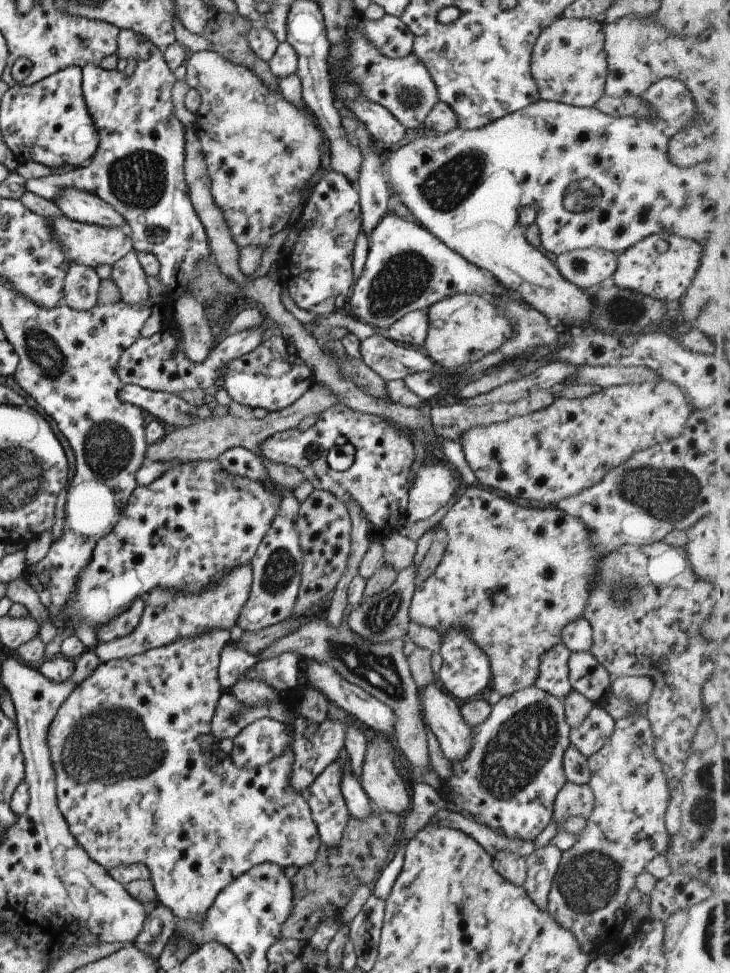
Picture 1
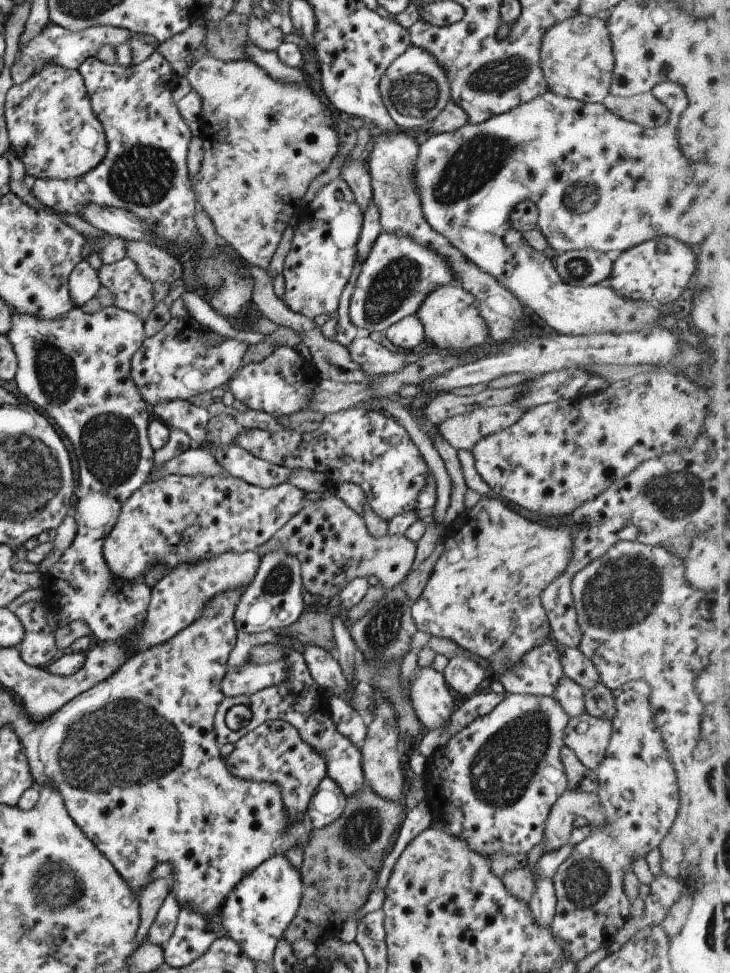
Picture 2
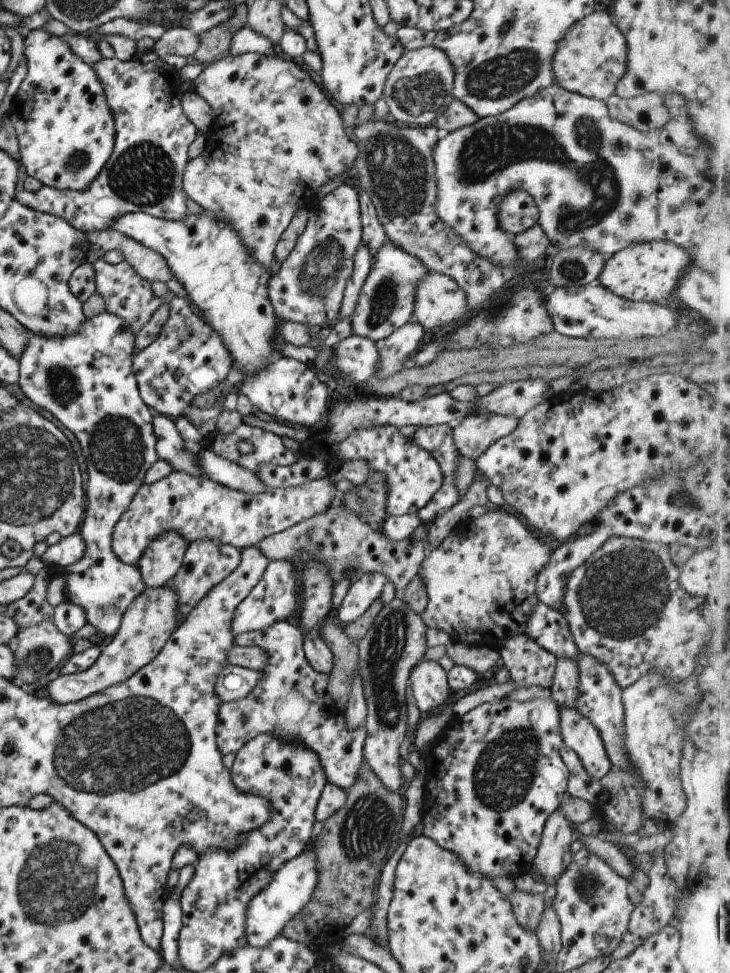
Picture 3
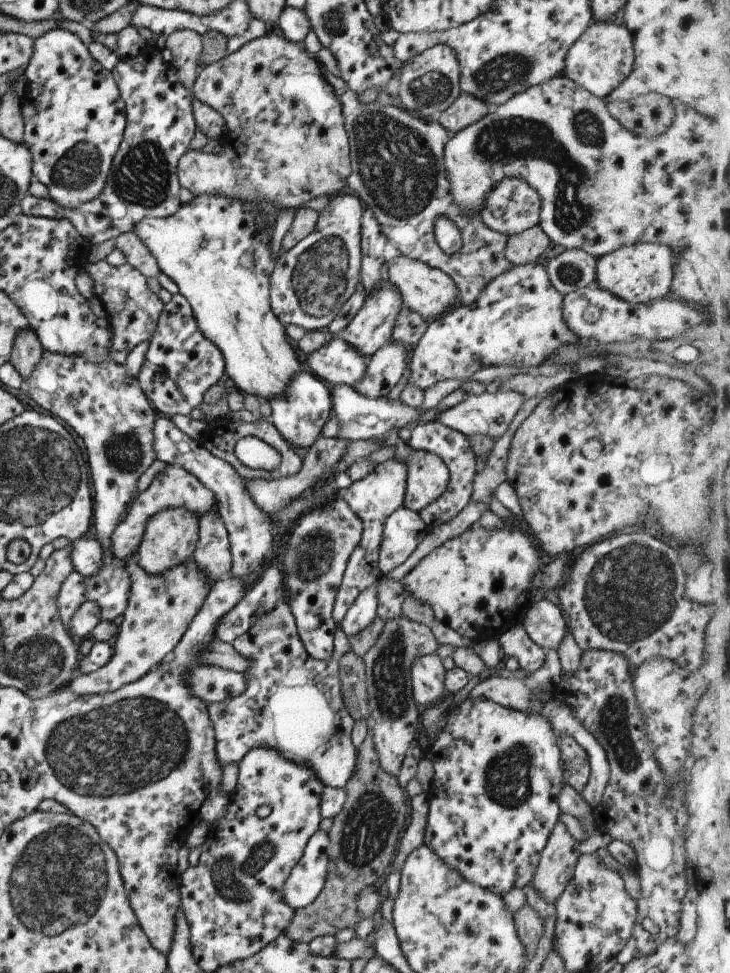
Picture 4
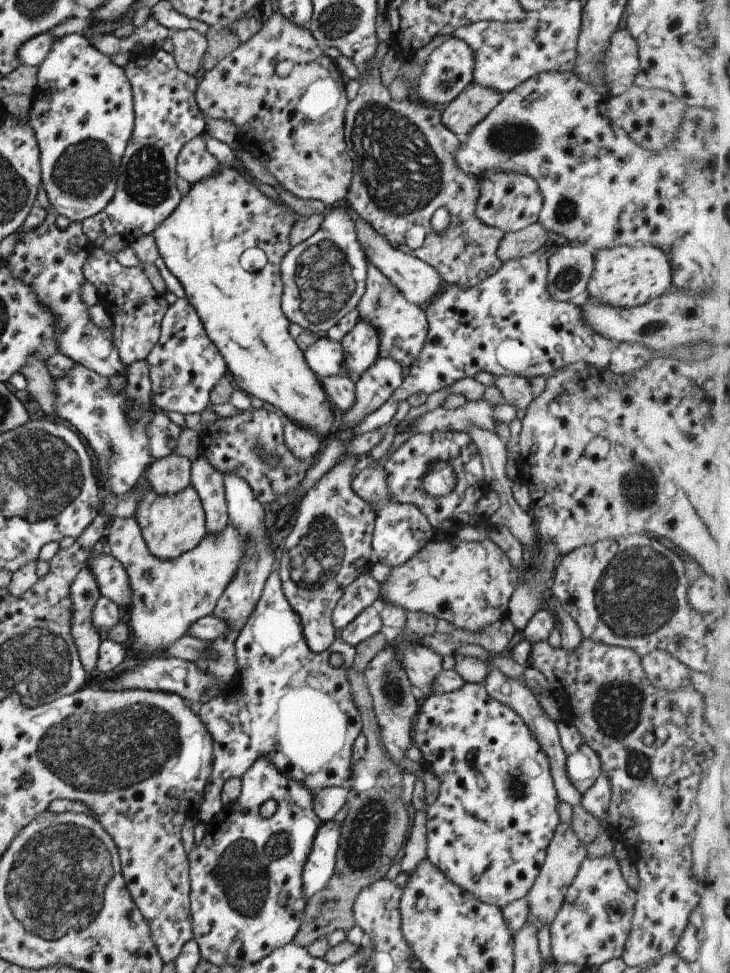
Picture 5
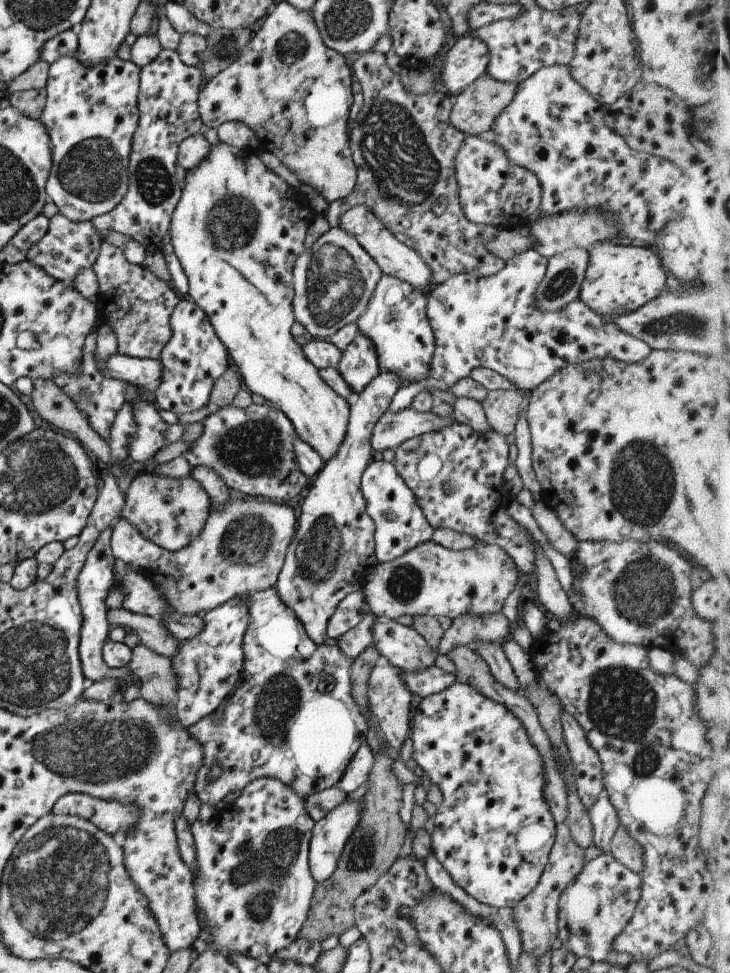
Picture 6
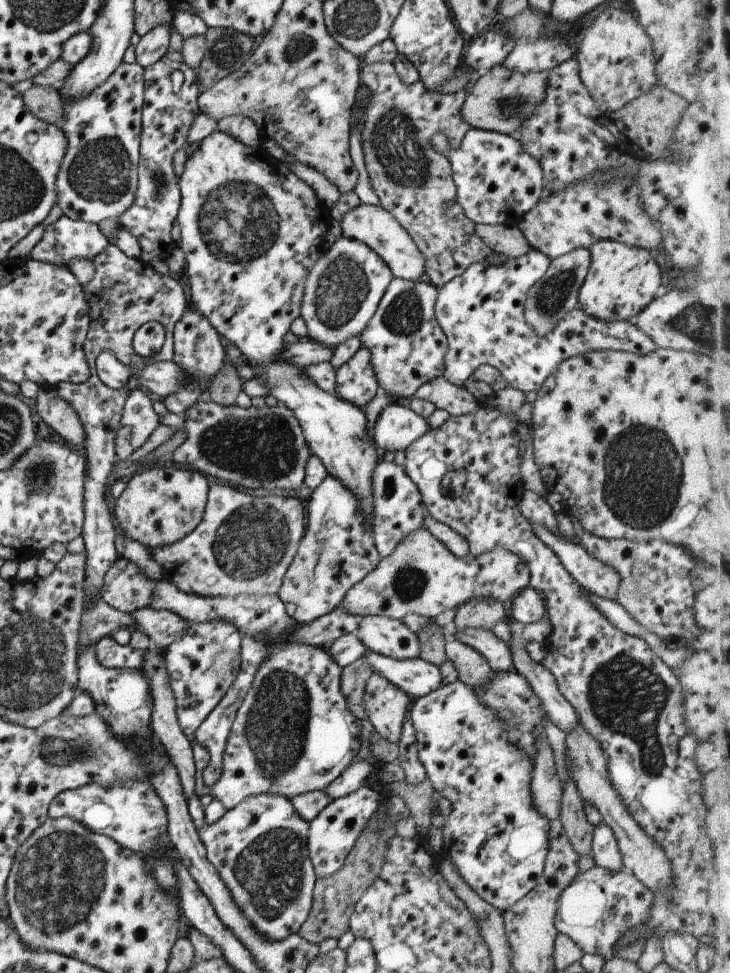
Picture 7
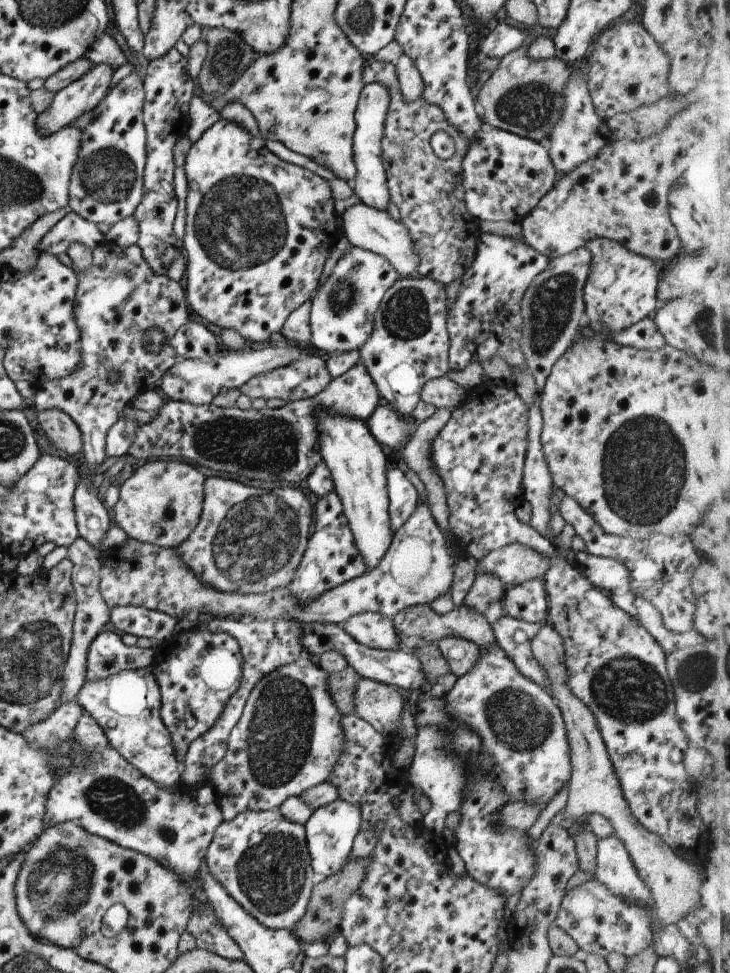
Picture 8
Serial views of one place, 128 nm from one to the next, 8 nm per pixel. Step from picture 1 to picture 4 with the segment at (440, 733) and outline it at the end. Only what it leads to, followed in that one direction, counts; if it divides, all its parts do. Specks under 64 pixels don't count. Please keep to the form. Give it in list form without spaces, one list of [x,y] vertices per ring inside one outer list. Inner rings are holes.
[[[437,653],[415,658],[410,666],[410,683],[416,704],[427,708],[445,696],[445,671]]]

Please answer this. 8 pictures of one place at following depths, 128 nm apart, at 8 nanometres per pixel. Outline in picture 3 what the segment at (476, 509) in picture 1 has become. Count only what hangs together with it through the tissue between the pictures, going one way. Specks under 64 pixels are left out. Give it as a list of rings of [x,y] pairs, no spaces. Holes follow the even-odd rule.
[[[488,507],[483,516],[460,520],[437,547],[426,553],[418,575],[423,581],[428,600],[419,615],[427,630],[439,629],[445,631],[452,640],[492,649],[499,648],[500,642],[509,633],[524,632],[527,617],[538,601],[534,593],[536,576],[551,554],[549,548],[541,544],[527,527],[502,508]]]

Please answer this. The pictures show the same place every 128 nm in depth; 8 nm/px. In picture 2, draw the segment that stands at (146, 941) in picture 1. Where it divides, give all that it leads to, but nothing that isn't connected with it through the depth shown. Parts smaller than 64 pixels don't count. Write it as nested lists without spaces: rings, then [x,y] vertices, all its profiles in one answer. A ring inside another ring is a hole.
[[[169,891],[147,930],[147,942],[160,946],[162,942],[165,942],[171,936],[179,909],[176,896]]]

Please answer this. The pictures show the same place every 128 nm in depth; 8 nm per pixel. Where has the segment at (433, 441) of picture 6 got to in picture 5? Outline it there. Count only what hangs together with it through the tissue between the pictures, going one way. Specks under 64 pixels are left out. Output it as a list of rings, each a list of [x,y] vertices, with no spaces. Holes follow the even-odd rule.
[[[465,431],[412,434],[388,458],[383,460],[383,466],[390,499],[417,506],[435,532],[443,531],[443,534],[450,534],[461,530],[463,526],[475,526],[482,522],[475,507],[476,502],[487,492],[488,487],[482,475],[482,460],[479,451]],[[437,461],[446,462],[453,469],[455,484],[449,494],[432,497],[423,490],[422,478],[432,463]]]

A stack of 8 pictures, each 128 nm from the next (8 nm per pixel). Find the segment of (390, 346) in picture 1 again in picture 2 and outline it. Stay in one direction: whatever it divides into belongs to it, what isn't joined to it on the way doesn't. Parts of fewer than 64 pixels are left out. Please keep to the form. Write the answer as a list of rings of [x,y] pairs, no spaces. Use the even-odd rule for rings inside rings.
[[[365,334],[356,336],[345,348],[350,359],[356,362],[367,376],[391,374],[407,364],[405,361],[406,352],[395,349],[391,353]]]

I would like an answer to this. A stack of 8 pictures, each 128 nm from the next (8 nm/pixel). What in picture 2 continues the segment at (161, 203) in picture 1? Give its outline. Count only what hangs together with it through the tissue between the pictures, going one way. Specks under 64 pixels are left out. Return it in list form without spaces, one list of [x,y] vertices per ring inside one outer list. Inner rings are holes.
[[[155,50],[138,65],[108,65],[93,56],[86,58],[76,69],[86,86],[92,111],[104,128],[106,153],[94,169],[79,178],[64,181],[35,179],[30,188],[31,196],[47,209],[64,216],[77,215],[78,210],[88,204],[131,211],[150,226],[156,237],[164,238],[164,243],[168,244],[168,253],[177,256],[174,244],[182,244],[178,247],[182,253],[195,252],[201,246],[202,240],[193,223],[193,213],[198,207],[186,169],[186,154],[192,134],[187,123],[179,116],[178,108],[171,96],[172,88],[177,84],[179,77],[167,60]]]

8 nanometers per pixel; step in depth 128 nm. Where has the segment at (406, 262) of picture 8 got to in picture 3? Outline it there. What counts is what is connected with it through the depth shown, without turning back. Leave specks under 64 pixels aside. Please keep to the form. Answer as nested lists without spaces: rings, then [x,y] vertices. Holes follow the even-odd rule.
[[[428,271],[414,288],[412,314],[427,333],[459,322],[466,311],[464,292],[448,276]]]

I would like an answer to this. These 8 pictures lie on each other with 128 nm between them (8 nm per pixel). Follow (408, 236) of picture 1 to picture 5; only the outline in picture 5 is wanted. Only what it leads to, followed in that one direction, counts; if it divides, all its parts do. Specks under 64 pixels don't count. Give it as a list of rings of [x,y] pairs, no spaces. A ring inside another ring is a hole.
[[[358,319],[340,340],[343,360],[340,372],[355,381],[378,357],[379,337],[374,326]]]

